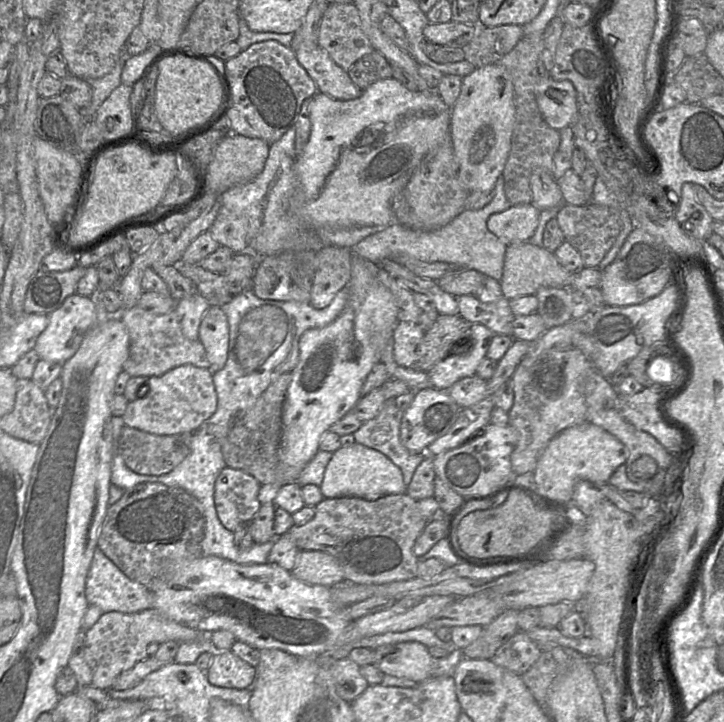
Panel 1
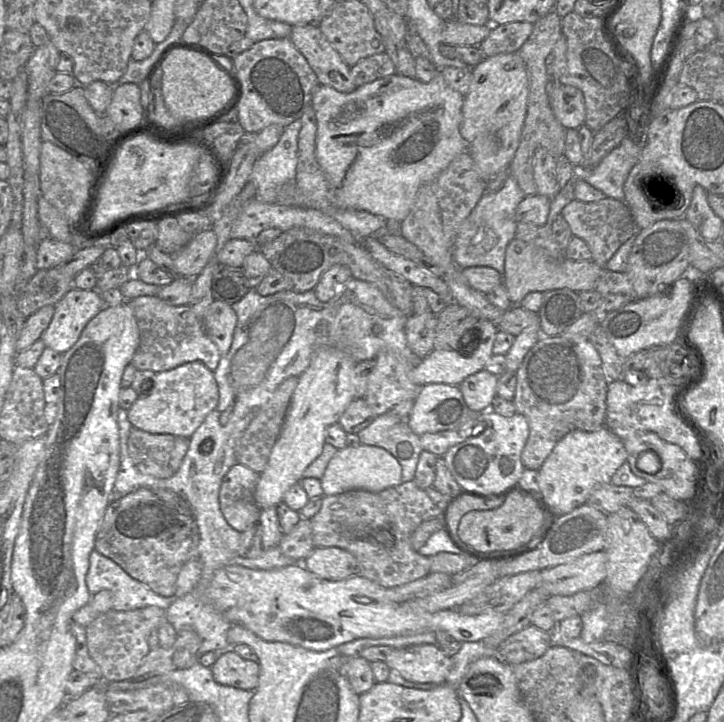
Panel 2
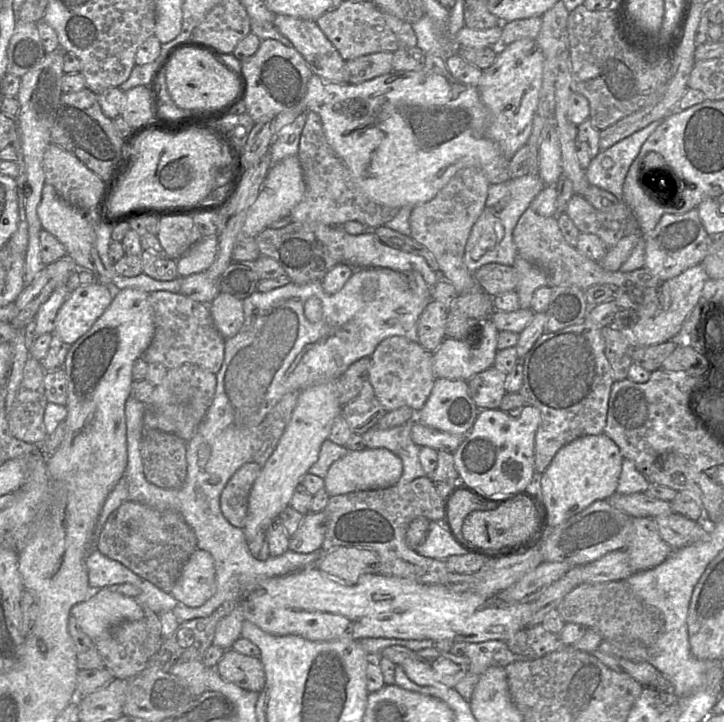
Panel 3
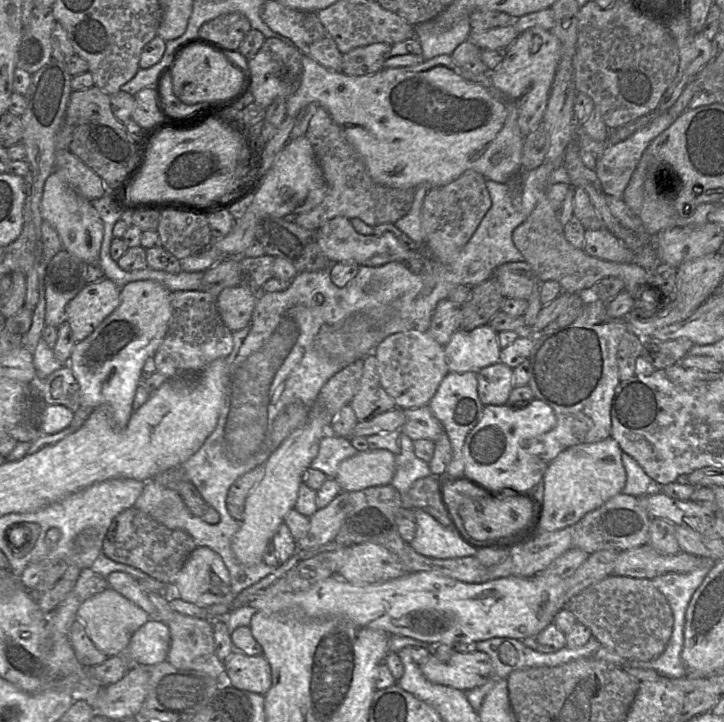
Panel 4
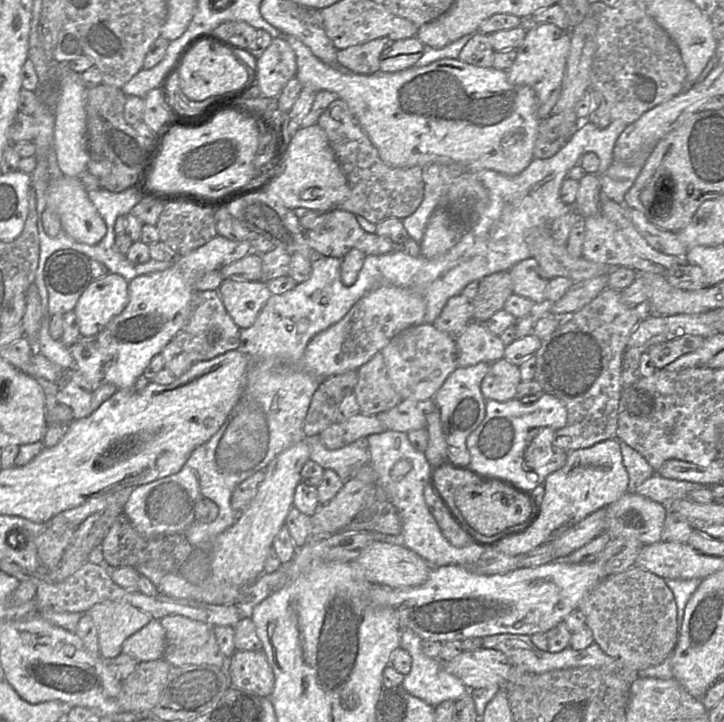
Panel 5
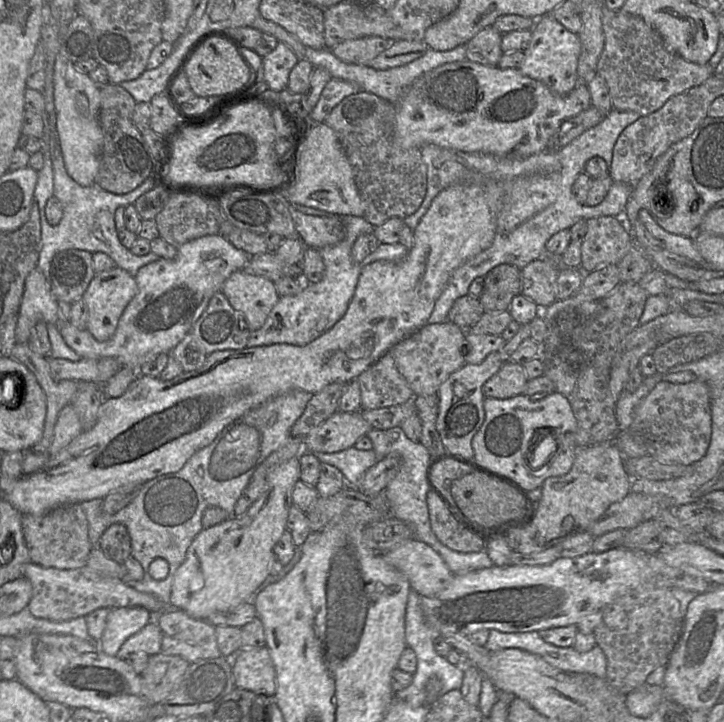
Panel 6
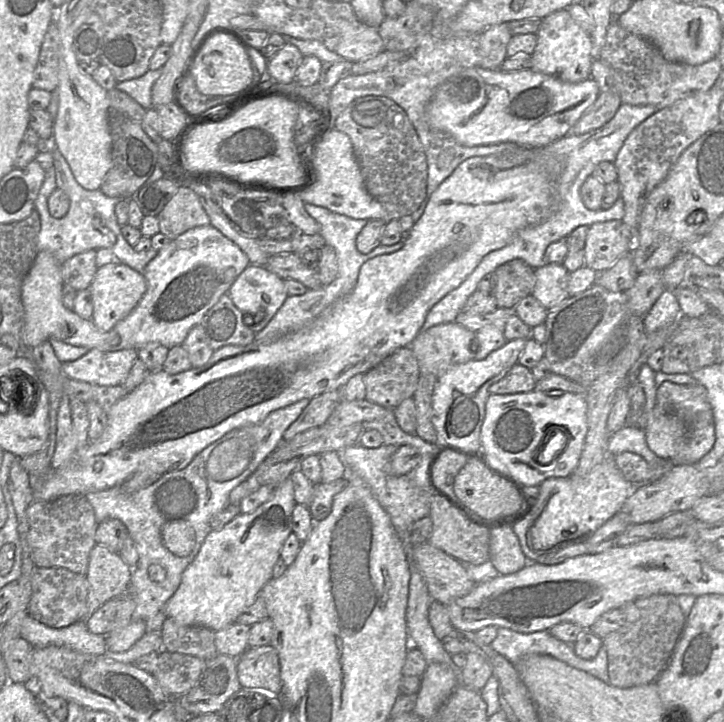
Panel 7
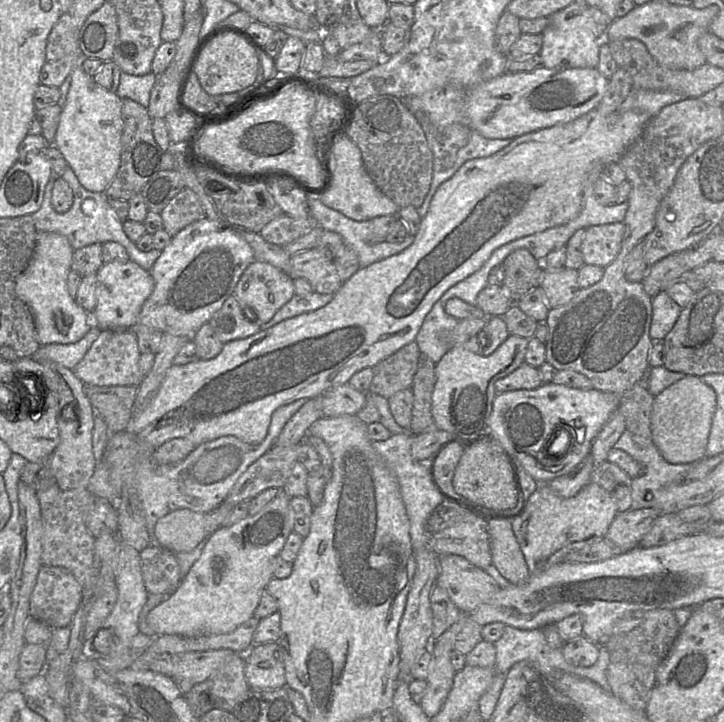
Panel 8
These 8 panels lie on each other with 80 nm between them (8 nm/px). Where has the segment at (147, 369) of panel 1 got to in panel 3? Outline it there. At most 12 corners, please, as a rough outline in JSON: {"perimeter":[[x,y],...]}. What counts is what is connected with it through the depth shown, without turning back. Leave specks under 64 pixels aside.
{"perimeter":[[148,294],[154,336],[141,358],[216,374],[225,339],[209,304]]}

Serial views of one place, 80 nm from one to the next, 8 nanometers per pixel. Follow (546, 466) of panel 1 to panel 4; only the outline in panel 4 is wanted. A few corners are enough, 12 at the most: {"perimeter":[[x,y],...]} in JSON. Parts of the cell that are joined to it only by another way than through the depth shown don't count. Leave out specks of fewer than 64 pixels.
{"perimeter":[[611,436],[549,463],[540,532],[575,525],[622,492]]}

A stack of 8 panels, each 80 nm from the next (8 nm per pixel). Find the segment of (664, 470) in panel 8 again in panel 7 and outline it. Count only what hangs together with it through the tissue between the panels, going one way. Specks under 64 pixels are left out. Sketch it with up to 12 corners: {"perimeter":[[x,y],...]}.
{"perimeter":[[625,425],[609,434],[610,456],[638,454],[651,465],[660,459],[646,443],[644,429]]}

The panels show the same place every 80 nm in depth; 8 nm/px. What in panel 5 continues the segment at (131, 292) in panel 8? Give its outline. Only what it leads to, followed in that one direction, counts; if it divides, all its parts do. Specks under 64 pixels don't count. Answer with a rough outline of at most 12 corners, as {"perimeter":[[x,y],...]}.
{"perimeter":[[115,273],[88,284],[73,309],[81,336],[98,334],[129,302]]}

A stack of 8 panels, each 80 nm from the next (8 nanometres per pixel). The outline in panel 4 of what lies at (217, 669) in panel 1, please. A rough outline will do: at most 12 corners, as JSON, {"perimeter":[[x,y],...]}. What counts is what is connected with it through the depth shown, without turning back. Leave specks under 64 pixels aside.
{"perimeter":[[234,650],[224,679],[265,695],[271,668],[265,657]]}

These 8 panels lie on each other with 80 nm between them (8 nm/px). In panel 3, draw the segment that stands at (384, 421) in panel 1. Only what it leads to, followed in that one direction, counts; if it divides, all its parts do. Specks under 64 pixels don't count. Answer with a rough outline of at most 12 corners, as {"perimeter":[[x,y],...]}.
{"perimeter":[[413,420],[362,434],[367,448],[387,448],[403,463],[397,484],[426,476]]}

